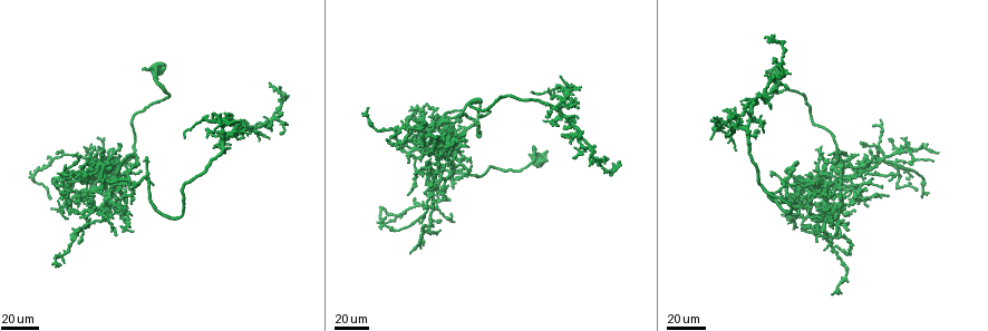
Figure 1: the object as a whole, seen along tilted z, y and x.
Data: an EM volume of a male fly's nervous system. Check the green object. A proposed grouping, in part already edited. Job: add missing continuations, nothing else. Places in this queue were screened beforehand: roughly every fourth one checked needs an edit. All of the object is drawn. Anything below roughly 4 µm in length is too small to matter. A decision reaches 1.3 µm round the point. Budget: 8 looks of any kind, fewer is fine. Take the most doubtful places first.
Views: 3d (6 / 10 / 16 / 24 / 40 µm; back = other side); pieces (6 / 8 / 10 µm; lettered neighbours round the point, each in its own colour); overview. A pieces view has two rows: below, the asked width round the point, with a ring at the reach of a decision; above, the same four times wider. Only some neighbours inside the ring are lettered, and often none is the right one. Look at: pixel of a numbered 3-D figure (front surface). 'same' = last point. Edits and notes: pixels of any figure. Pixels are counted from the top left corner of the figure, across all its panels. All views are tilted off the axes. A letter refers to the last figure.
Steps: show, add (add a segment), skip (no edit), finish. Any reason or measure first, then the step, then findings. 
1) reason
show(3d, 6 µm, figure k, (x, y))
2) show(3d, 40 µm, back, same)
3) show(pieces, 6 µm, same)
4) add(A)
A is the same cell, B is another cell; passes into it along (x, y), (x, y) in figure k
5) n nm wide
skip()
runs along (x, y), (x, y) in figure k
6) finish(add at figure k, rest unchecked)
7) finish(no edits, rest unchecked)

free end
show(3d, 40 µm, figure 1, (528, 154))

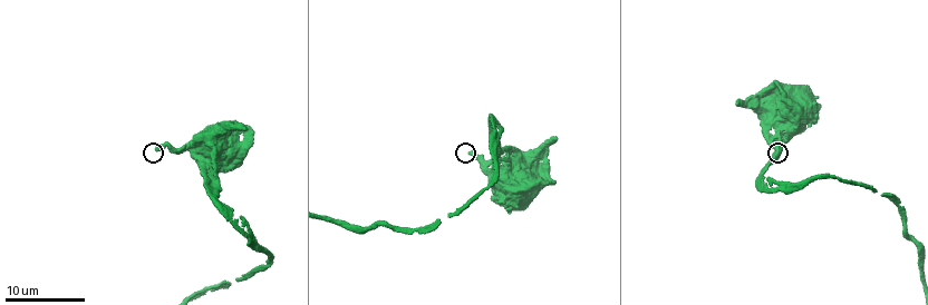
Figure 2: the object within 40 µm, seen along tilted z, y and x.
what lies round it
show(pieces, 10 µm, figure 2, (469, 154))

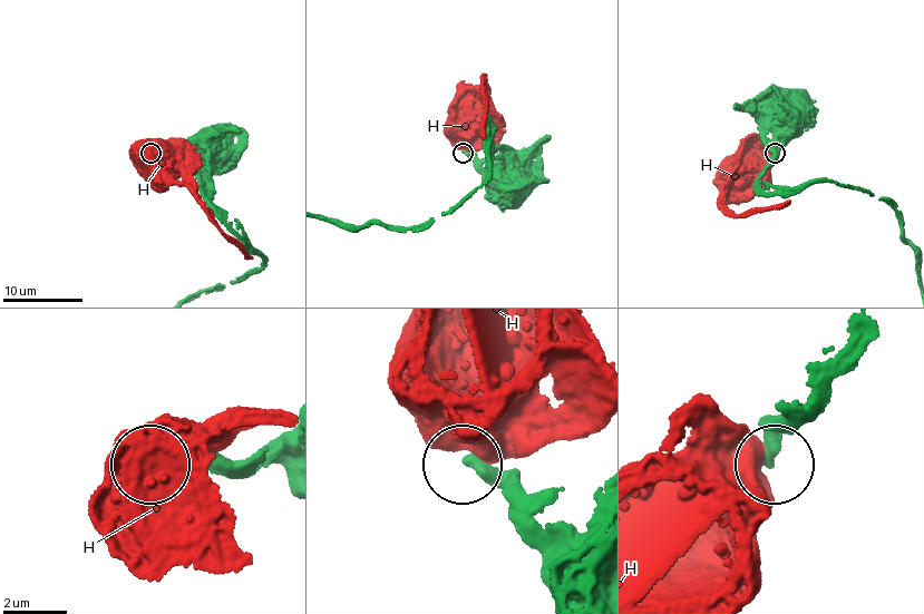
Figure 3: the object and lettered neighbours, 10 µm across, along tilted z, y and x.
skip()
H is another cell; no lettered segment goes on from it

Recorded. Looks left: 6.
tapers out
show(3d, 40 µm, figure 1, (849, 190))

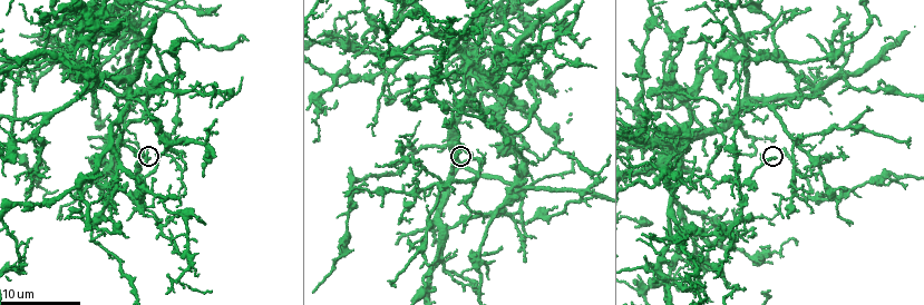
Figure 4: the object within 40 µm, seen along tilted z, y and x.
see the neighbours
show(pieces, 8 µm, figure 4, (457, 158))

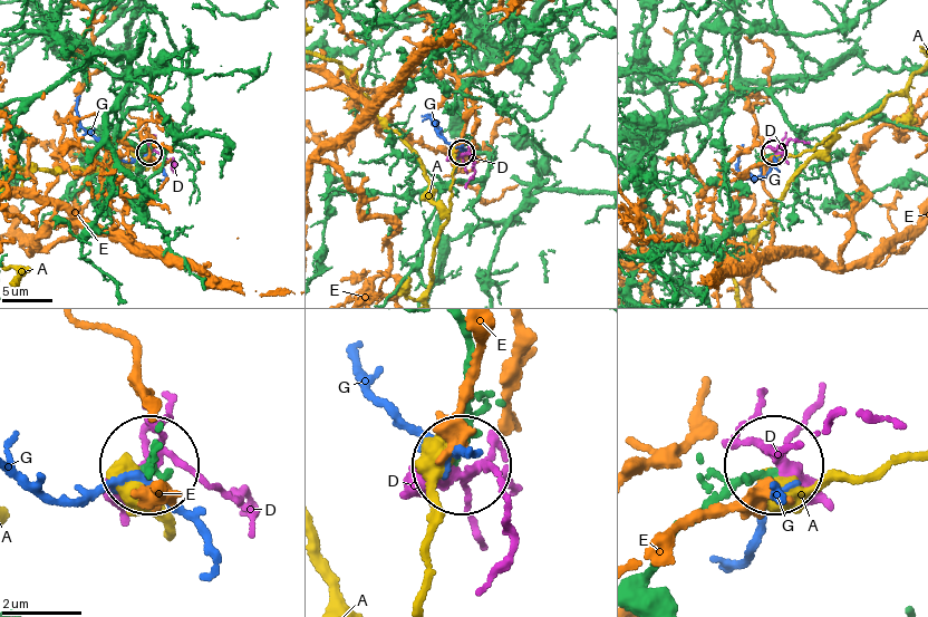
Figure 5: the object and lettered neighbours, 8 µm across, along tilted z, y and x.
add(D)
D is the same cell, A, E and G are other cells; the neuron continues

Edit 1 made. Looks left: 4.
redraw
show(overview)

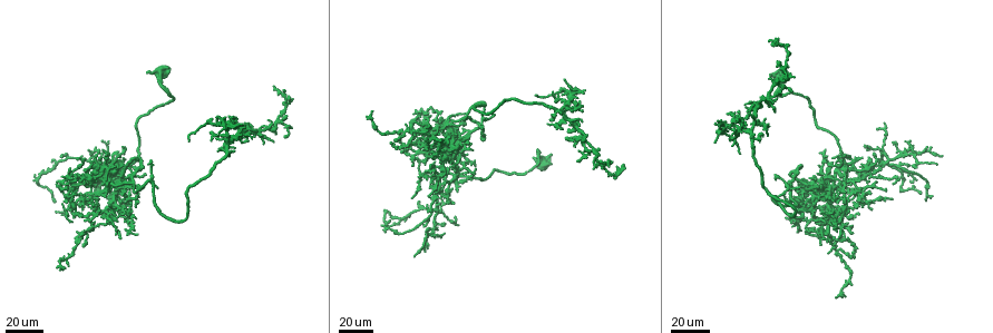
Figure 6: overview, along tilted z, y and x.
tapers out
show(pieces, 6 µm, figure 4, (520, 251))

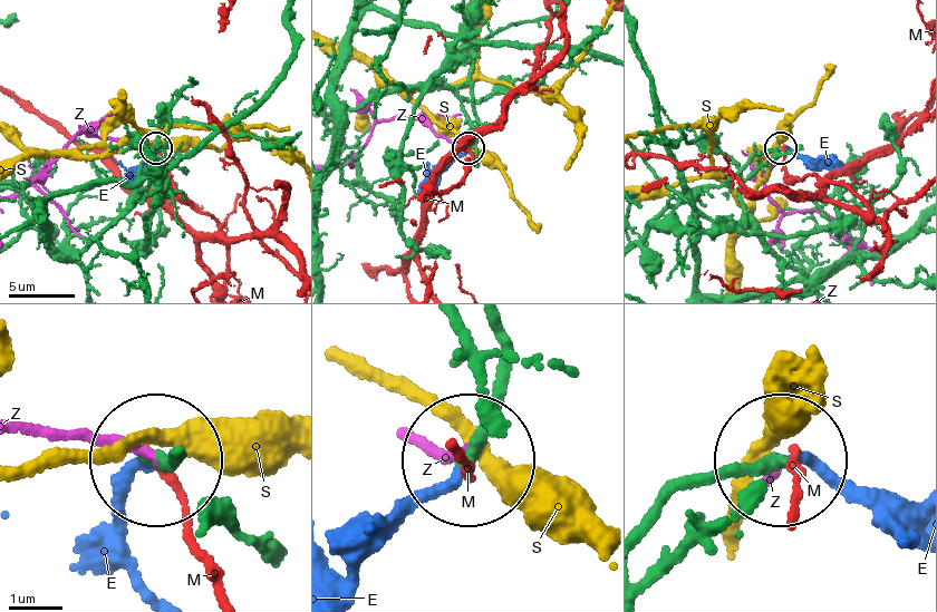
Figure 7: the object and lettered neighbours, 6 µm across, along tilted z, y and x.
add(E)
E is the same cell, M, S and Z are other cells; passes into it along (171, 462), (139, 459), (119, 511) in figure 7; the neuron continues

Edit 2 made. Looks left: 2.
free end
show(3d, 6 µm, figure 4, (99, 182))

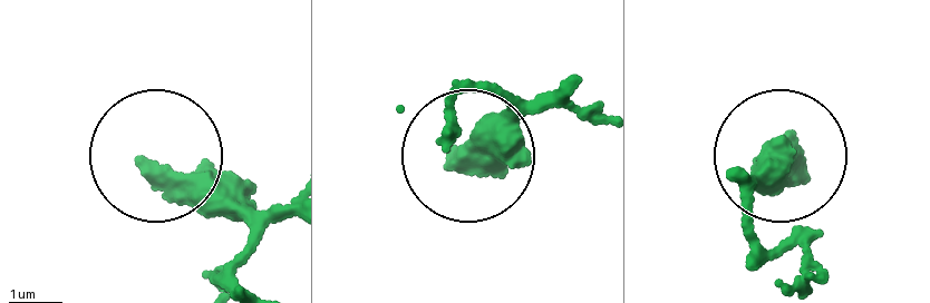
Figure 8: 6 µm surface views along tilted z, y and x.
what lies round it
show(pieces, 6 µm, figure 8, (145, 164))

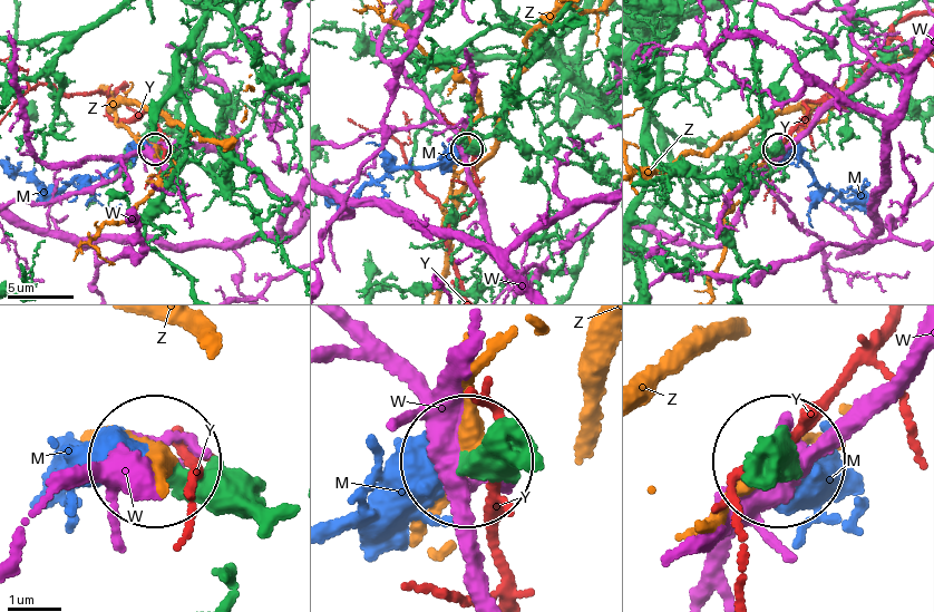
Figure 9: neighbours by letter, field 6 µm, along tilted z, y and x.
300 nm wide
add(M)
M is the same cell, W, Y and Z are other cells; it goes on there

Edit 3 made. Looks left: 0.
finish(add at figure 5, add at figure 7, add at figure 9, rest unchecked)

